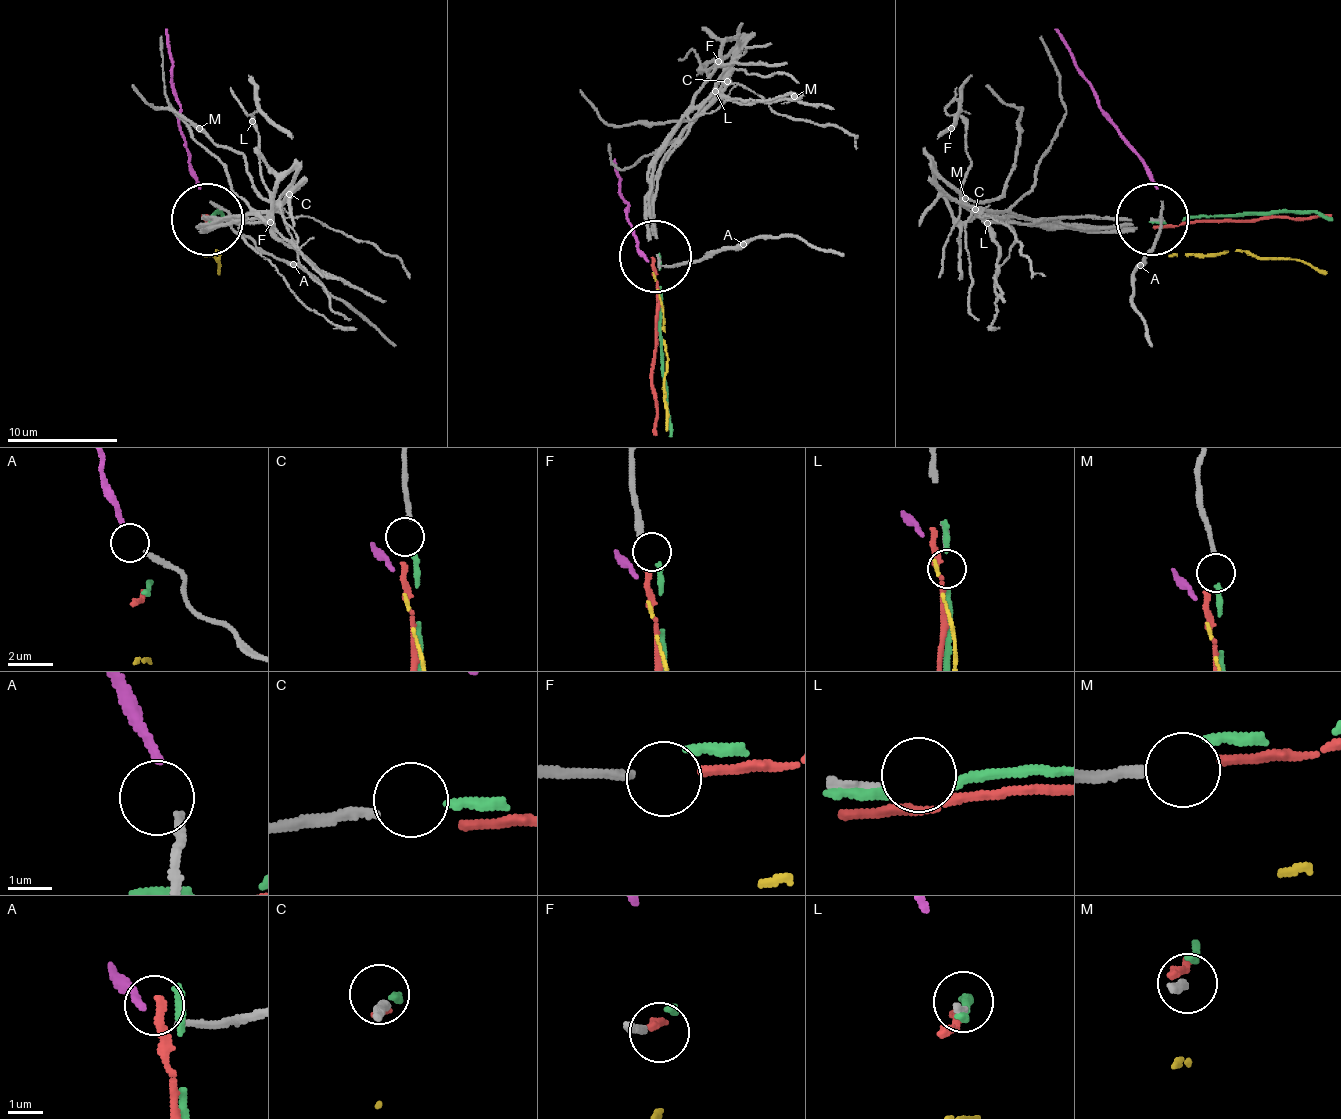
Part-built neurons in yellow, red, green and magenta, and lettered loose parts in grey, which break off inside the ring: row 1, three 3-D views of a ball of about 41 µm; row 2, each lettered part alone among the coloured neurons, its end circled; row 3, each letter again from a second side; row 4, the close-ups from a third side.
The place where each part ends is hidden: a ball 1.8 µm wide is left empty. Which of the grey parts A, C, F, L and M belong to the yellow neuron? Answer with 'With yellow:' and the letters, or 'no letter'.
With yellow: no letter

